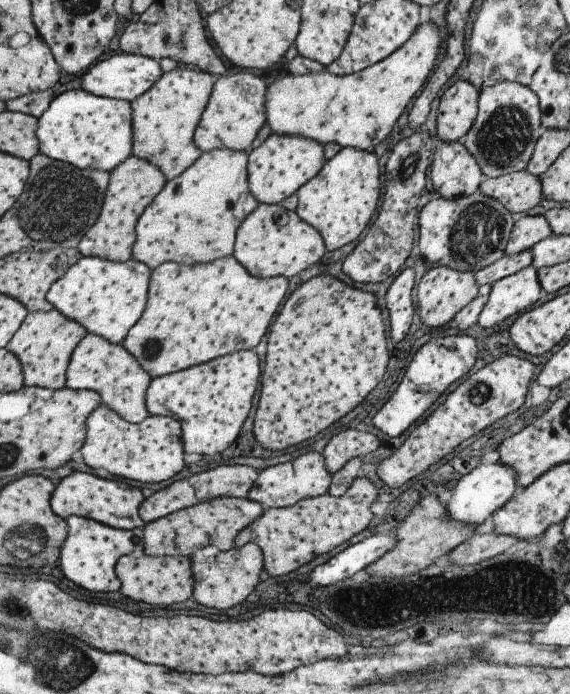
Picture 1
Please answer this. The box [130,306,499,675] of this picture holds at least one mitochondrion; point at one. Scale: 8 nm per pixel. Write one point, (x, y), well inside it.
(481, 392)

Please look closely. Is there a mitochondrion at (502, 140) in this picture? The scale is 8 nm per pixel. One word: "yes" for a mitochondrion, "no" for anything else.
yes

